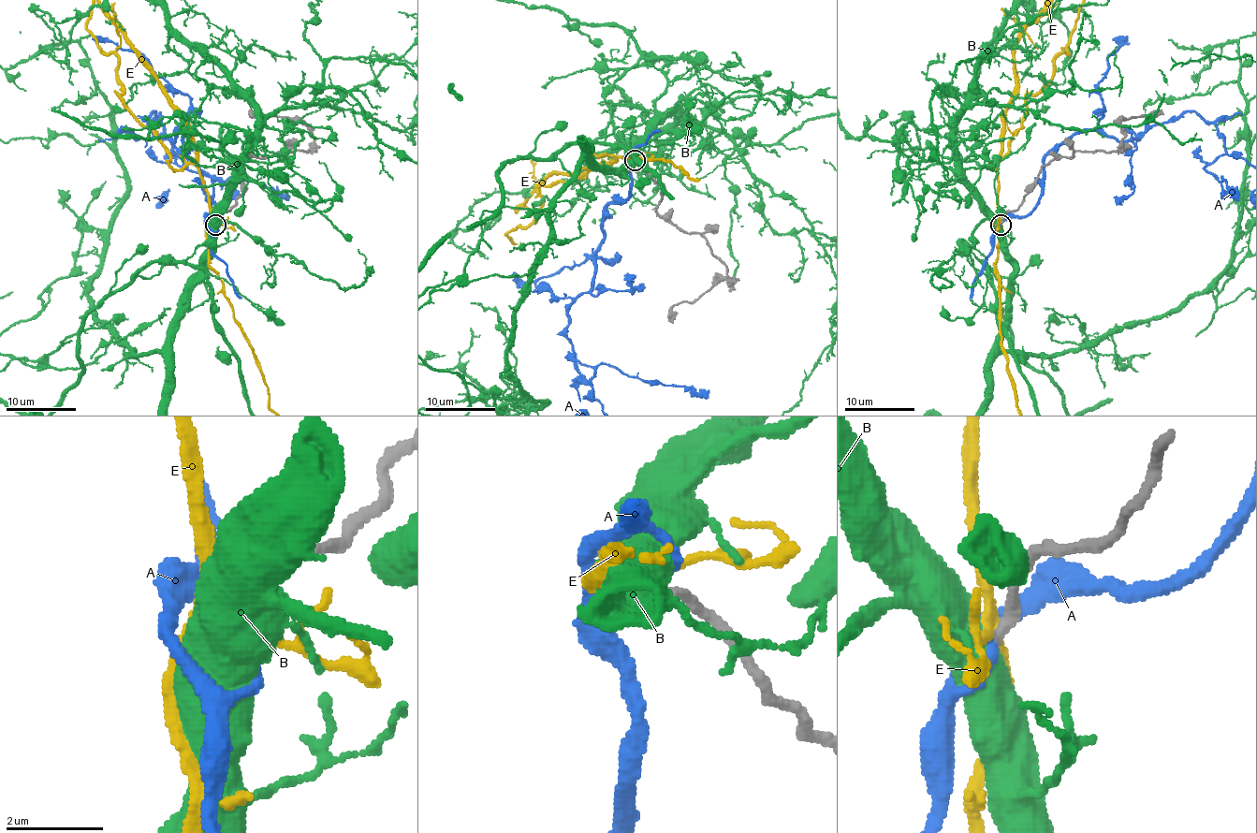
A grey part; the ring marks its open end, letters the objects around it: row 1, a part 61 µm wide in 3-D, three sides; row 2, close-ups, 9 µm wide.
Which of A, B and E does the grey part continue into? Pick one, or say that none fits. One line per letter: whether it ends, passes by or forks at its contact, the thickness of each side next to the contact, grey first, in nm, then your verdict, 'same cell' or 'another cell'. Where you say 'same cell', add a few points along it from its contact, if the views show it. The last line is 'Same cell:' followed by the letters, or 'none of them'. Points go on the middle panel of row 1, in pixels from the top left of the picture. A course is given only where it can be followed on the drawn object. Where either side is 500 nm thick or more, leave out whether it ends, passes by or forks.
A: it ends; calibres 240 and 170 nm; same cell
B: calibres 240 and 800 nm; another cell
E: it forks; calibres 240 and 180 nm; another cell
Same cell: A

